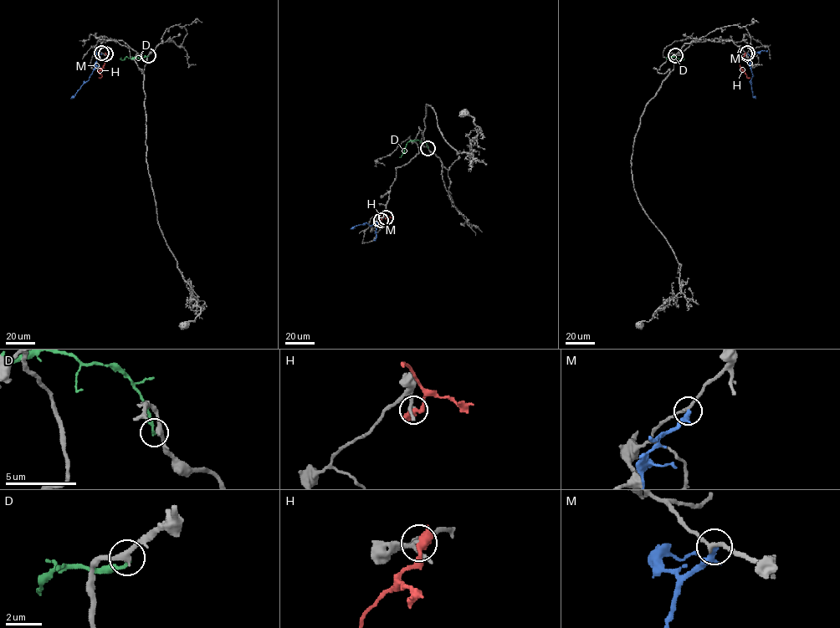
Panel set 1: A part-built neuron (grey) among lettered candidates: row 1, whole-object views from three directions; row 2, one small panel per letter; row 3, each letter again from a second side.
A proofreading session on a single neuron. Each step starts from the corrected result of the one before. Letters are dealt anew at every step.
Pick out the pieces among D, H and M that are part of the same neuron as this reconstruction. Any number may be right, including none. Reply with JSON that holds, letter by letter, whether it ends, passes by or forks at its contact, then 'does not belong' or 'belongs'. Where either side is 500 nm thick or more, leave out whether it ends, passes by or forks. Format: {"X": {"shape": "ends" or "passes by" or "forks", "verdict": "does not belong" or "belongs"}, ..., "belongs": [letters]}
{"D": {"shape": "ends", "verdict": "does not belong"}, "H": {"verdict": "does not belong"}, "M": {"shape": "passes by", "verdict": "does not belong"}, "belongs": []}

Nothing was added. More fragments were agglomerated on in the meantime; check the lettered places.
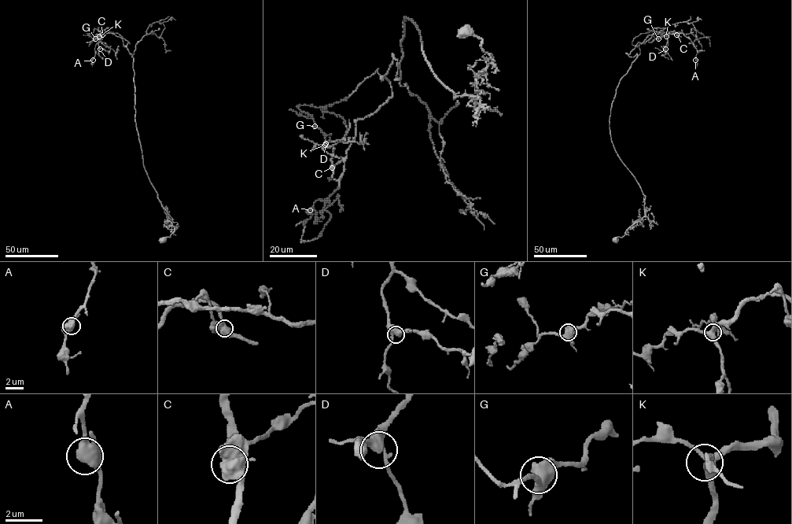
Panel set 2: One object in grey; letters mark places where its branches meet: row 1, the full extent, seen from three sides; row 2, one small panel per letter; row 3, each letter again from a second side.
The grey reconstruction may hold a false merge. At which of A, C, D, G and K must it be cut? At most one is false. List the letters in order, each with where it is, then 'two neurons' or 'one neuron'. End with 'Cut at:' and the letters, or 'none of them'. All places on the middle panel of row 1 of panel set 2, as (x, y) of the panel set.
A: at (310, 210); one neuron
C: at (332, 167); two neurons
D: at (326, 143); one neuron
G: at (314, 126); one neuron
K: at (325, 145); one neuron
Cut at: C

